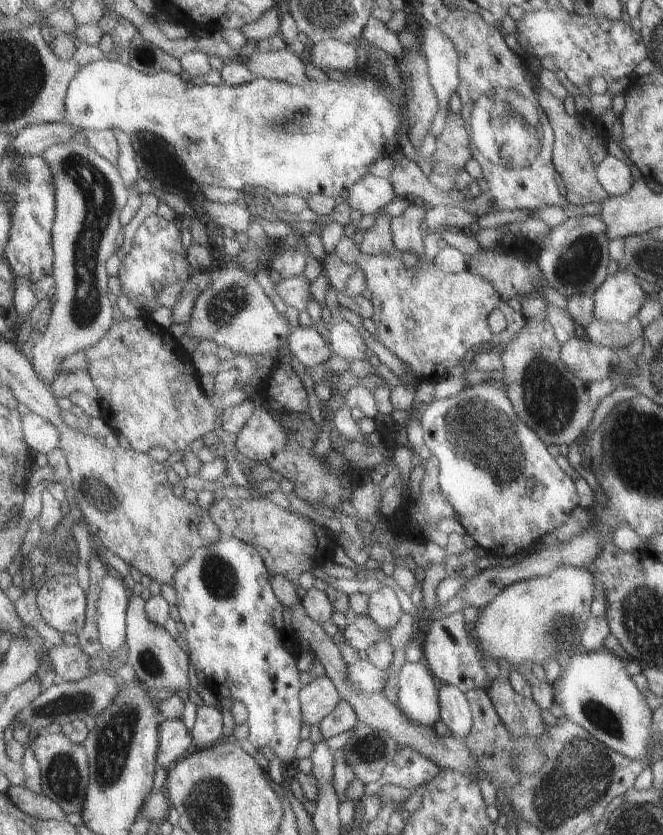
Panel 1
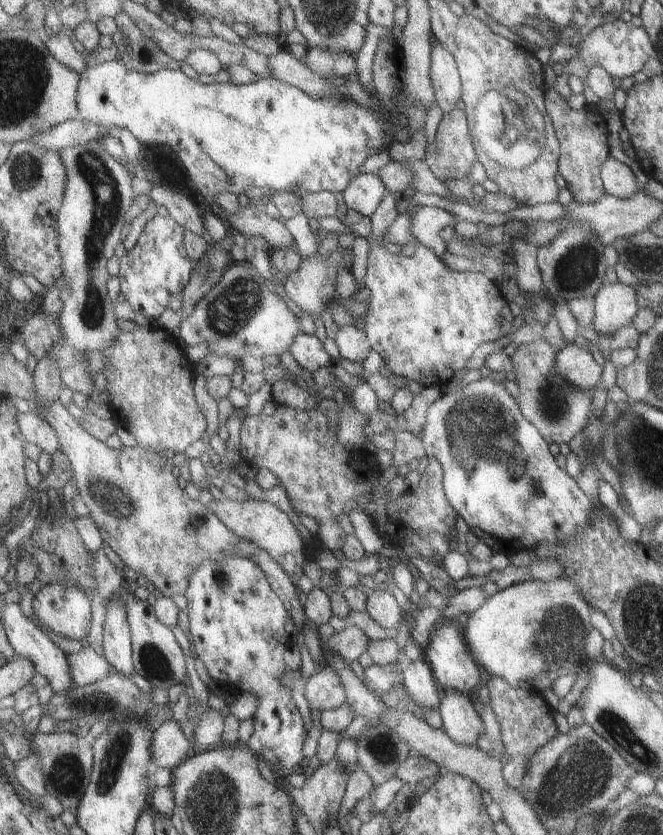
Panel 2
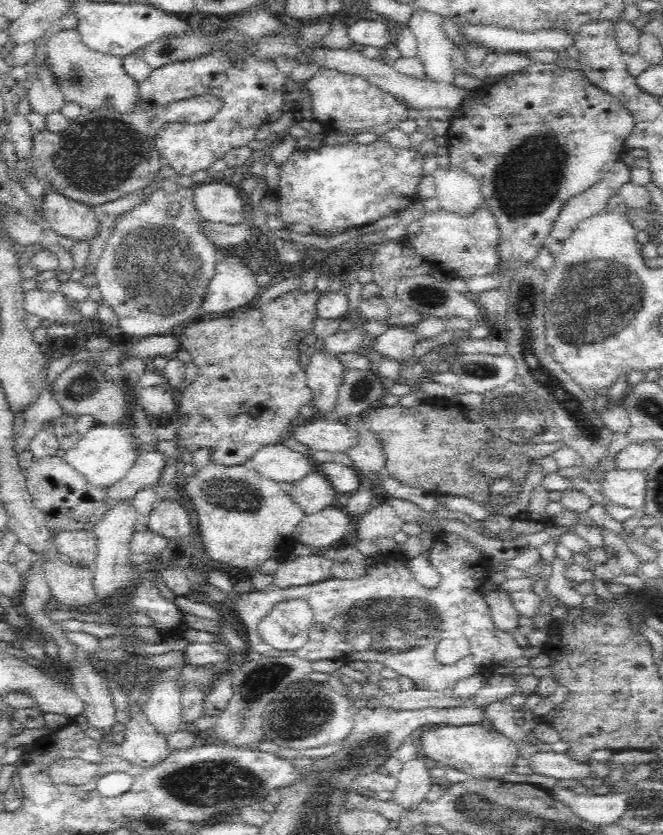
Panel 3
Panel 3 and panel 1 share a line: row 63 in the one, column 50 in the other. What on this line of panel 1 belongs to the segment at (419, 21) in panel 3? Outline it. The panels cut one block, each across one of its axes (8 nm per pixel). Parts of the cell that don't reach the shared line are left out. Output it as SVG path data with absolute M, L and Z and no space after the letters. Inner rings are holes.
M29 412L23 417L24 437L31 449L48 455L60 446L60 432L54 424L37 413Z

